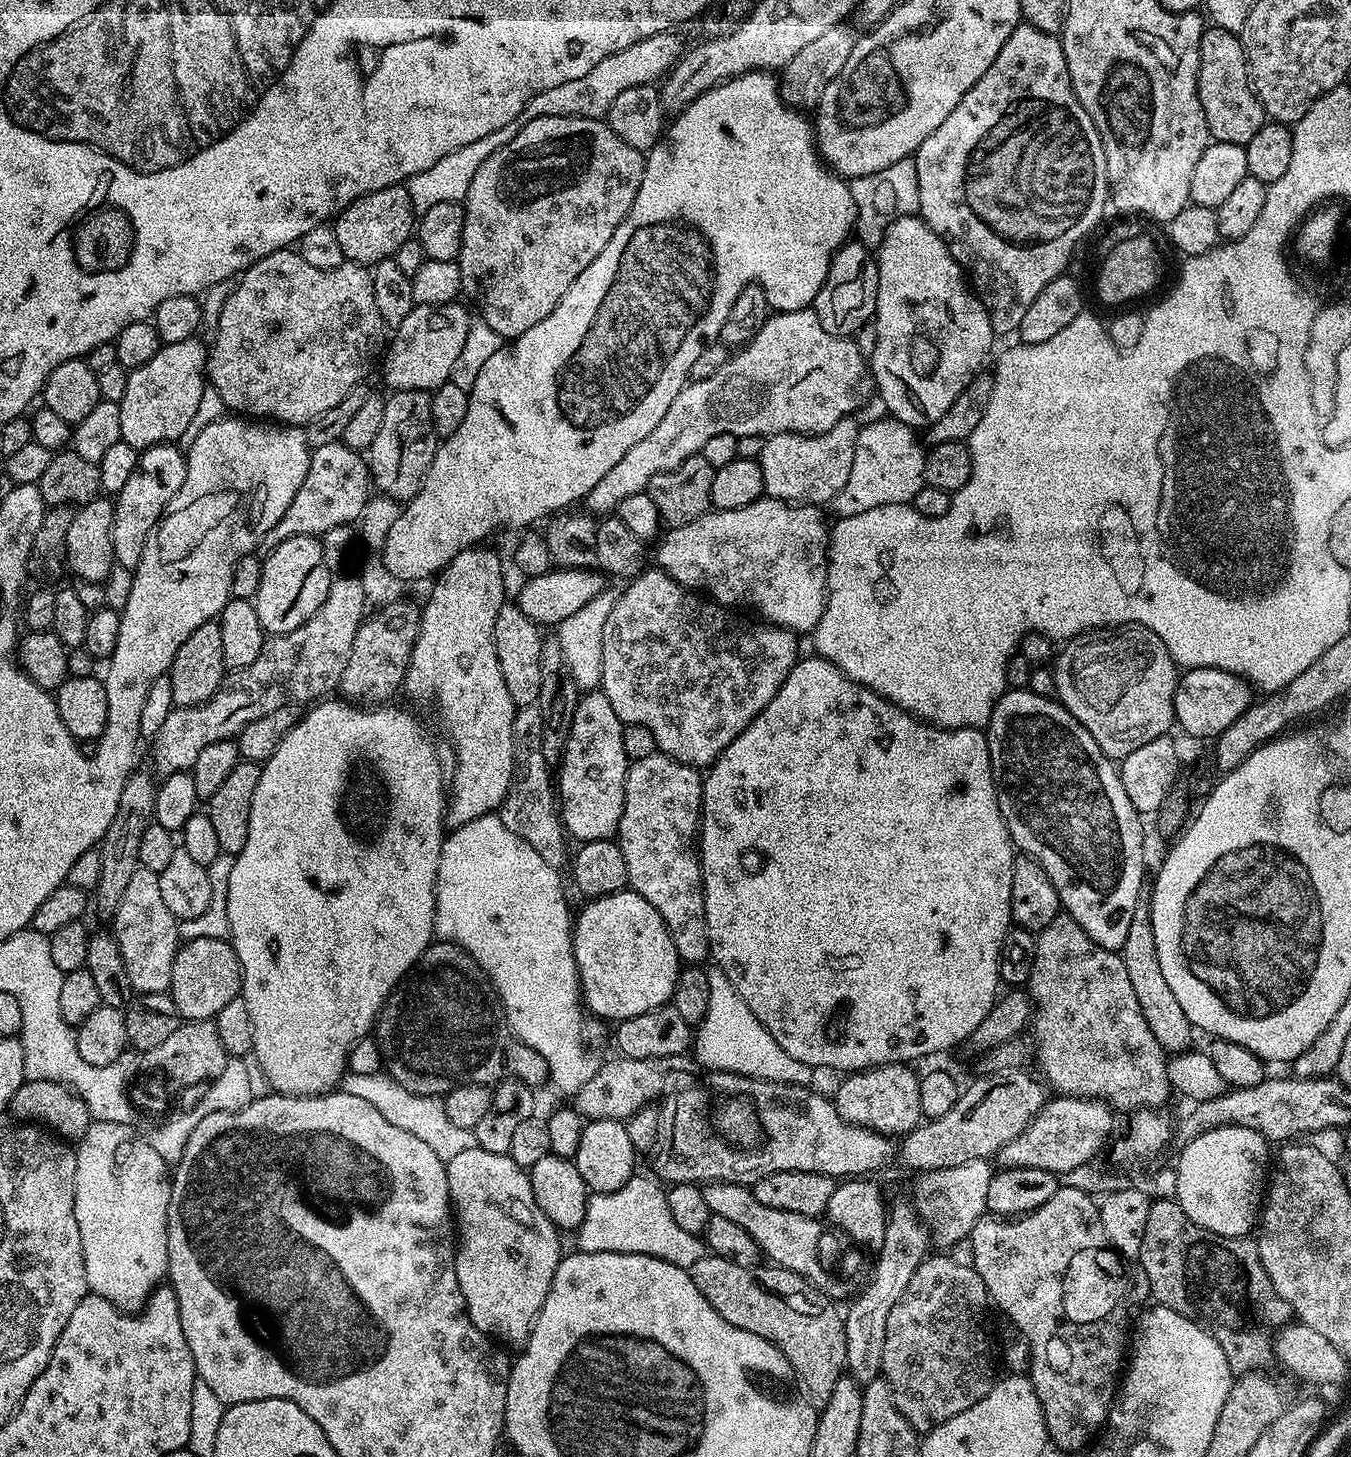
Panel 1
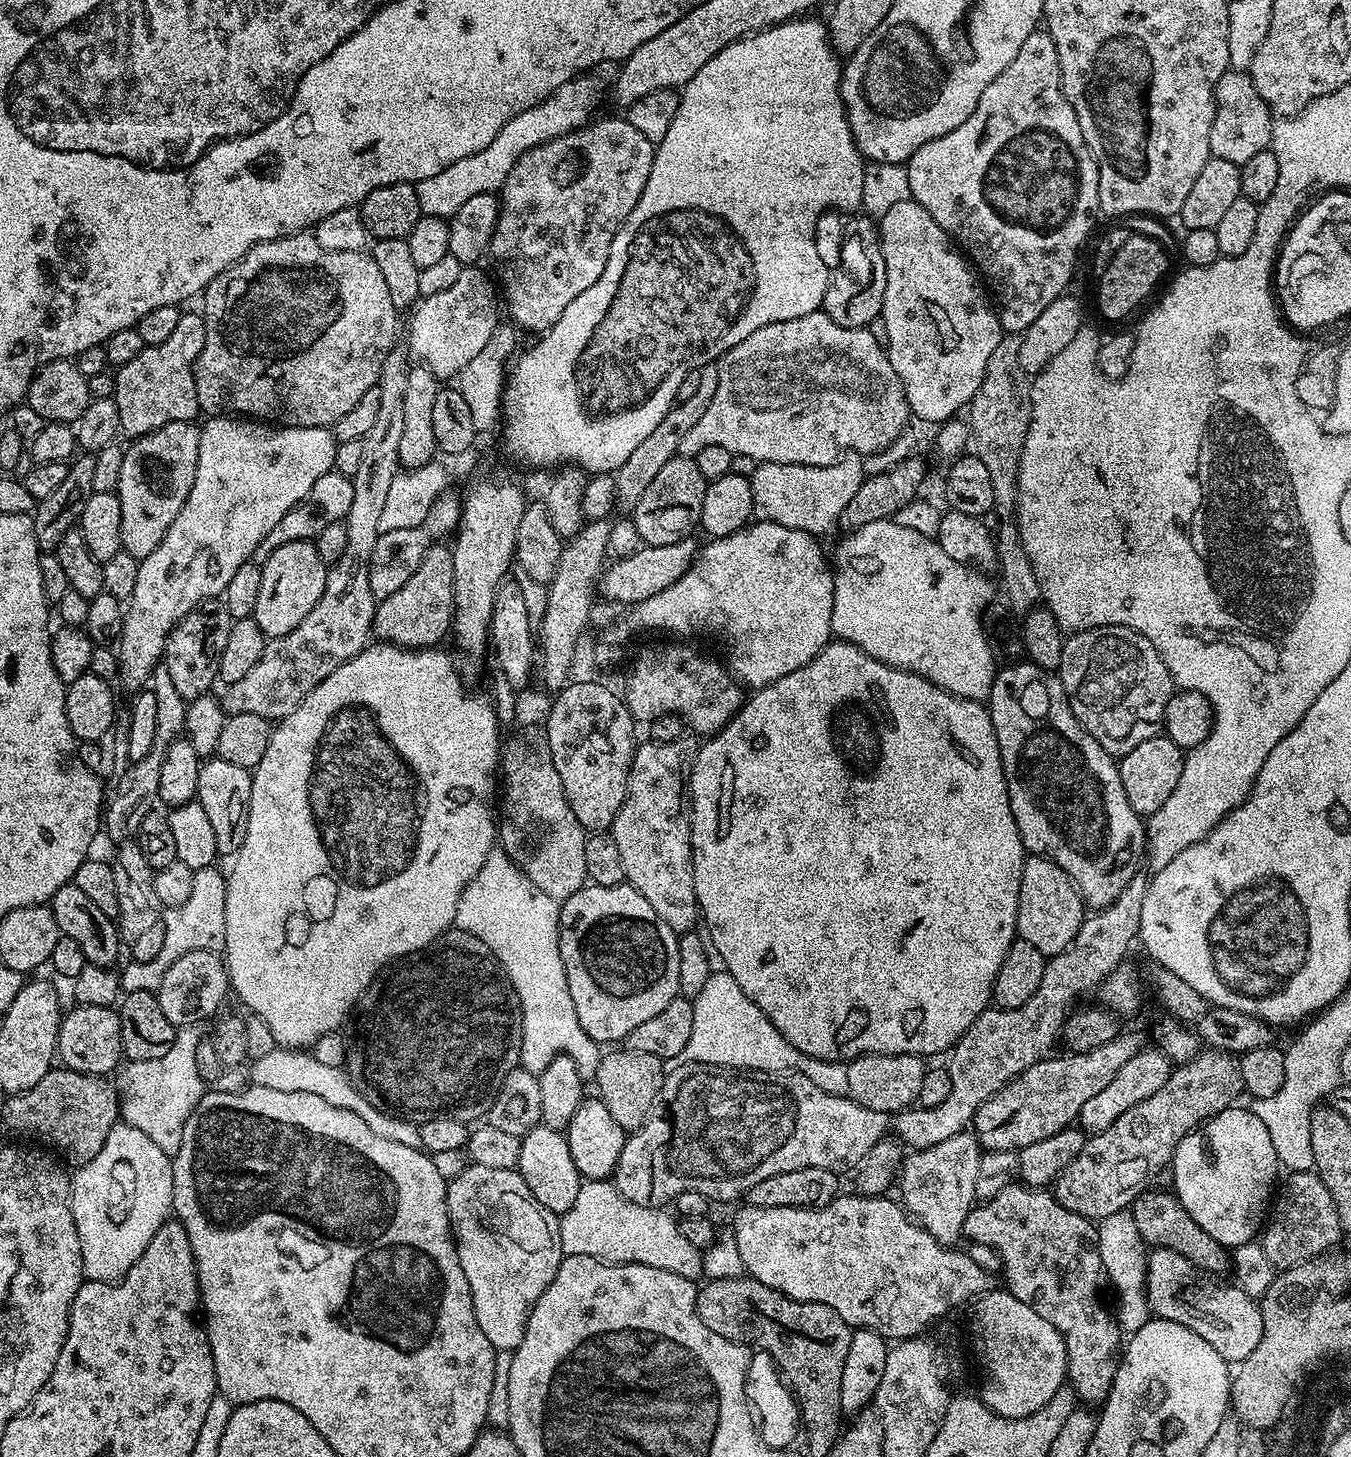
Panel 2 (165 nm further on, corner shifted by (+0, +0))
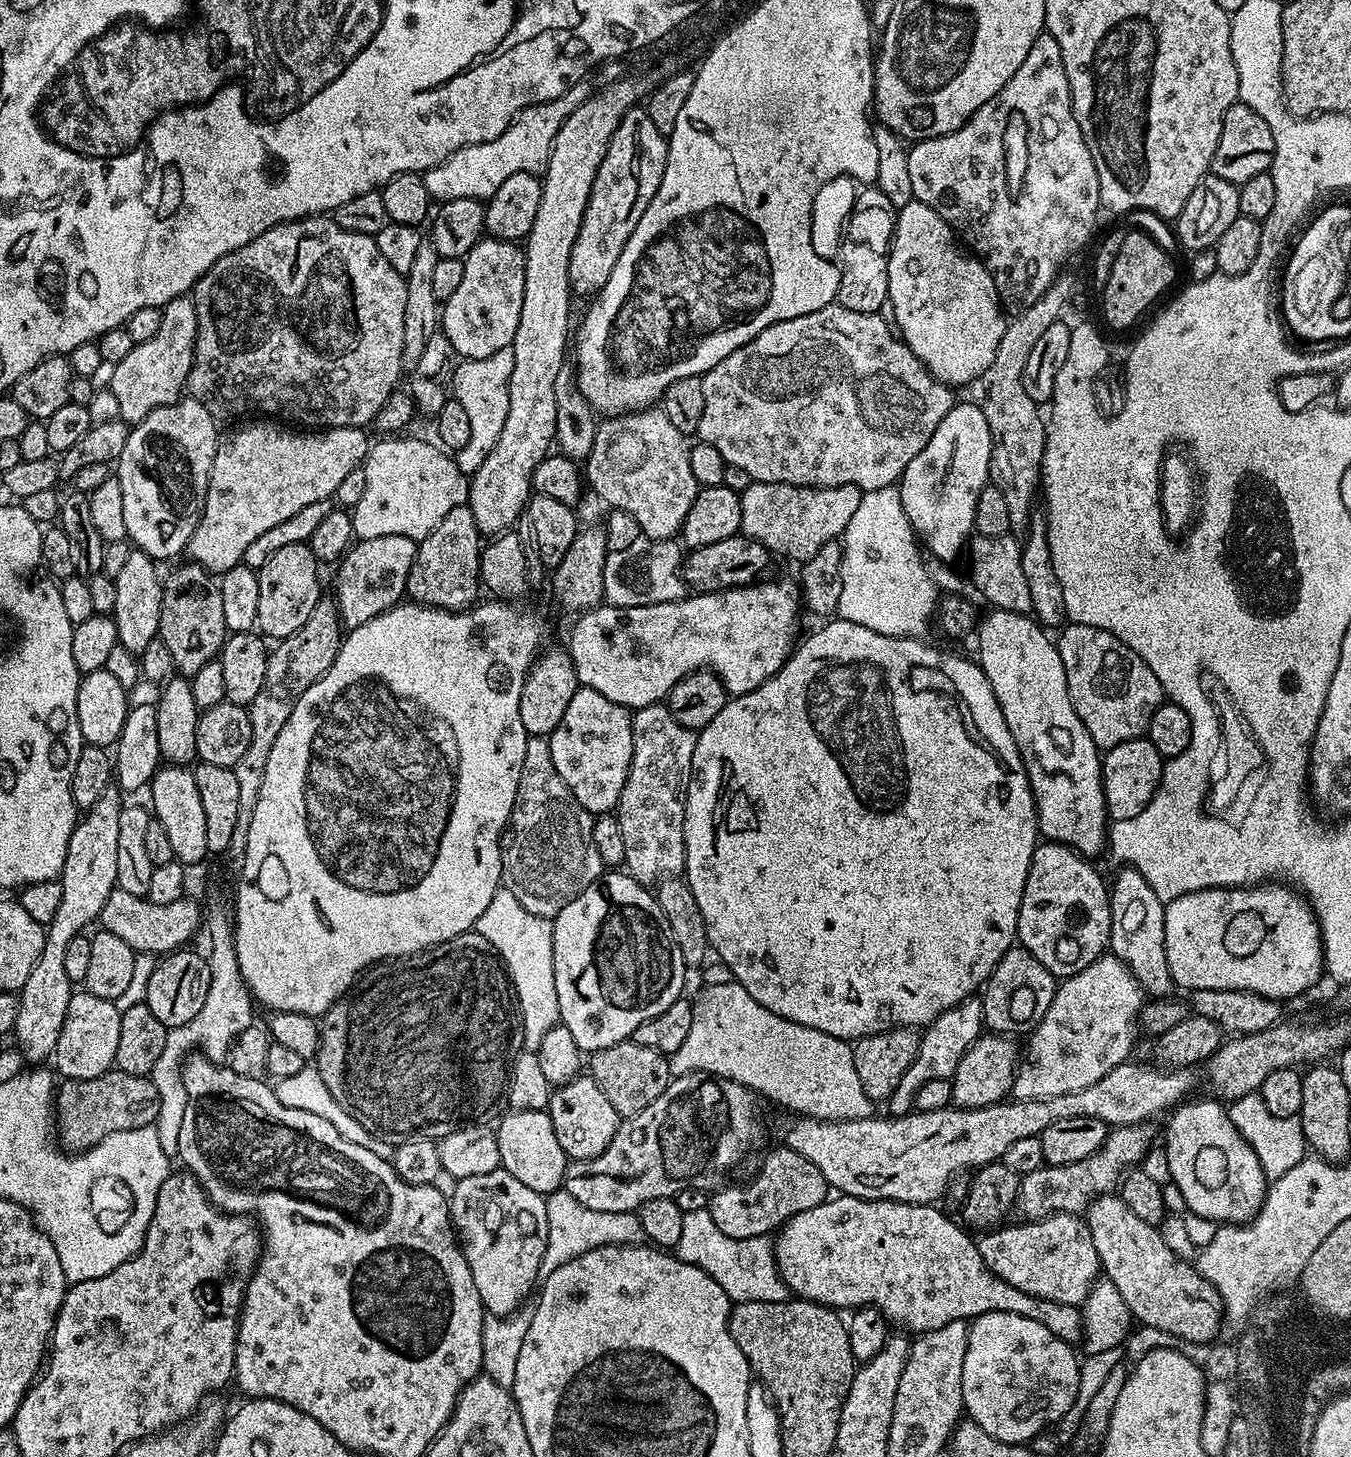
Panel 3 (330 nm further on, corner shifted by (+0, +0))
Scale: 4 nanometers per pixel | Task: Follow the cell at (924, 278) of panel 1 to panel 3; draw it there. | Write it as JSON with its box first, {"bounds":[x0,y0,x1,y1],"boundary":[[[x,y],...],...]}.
{"bounds":[888,222,1006,386],"boundary":[[[900,222],[892,231],[892,246],[888,250],[888,304],[892,308],[891,319],[895,331],[904,345],[924,363],[928,373],[936,380],[957,386],[968,384],[971,380],[979,381],[990,362],[994,362],[994,354],[998,354],[998,342],[1002,342],[1006,313],[994,286],[994,276],[983,260],[961,247],[957,233],[953,232],[950,225],[935,223]]]}

